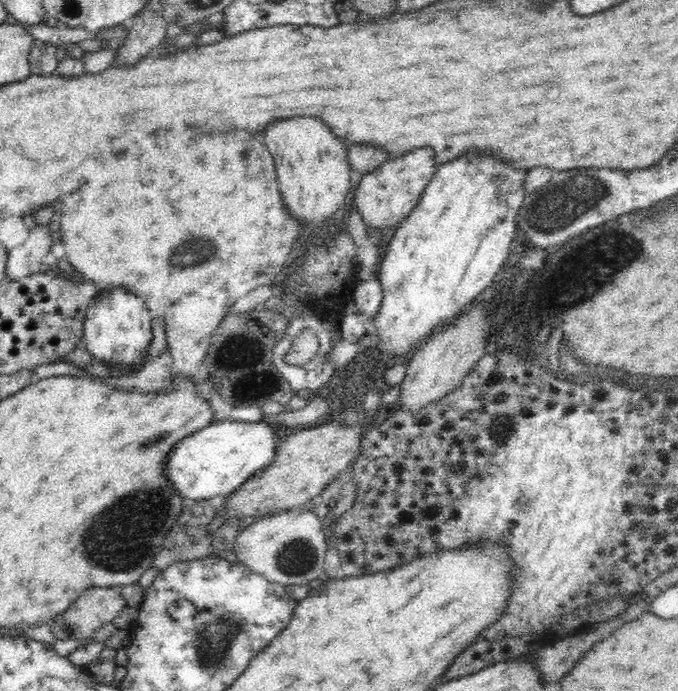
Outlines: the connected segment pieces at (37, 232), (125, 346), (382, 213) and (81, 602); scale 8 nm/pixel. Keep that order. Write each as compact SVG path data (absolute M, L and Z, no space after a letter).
M36 226L29 232L29 238L9 252L6 262L6 277L2 286L12 280L20 280L37 274L41 269L41 260L50 252L54 244L52 231L46 226Z
M124 288L103 290L90 301L87 310L83 331L84 348L104 364L122 364L136 372L143 366L148 348L152 345L153 323L146 304L132 292L126 292Z
M418 148L410 154L383 162L372 172L365 173L354 192L353 203L356 211L362 215L366 227L378 231L386 228L395 229L406 220L410 212L417 208L418 201L437 168L434 152L430 152L428 148Z
M88 587L66 612L50 622L53 640L91 639L96 629L112 622L125 604L116 588Z

